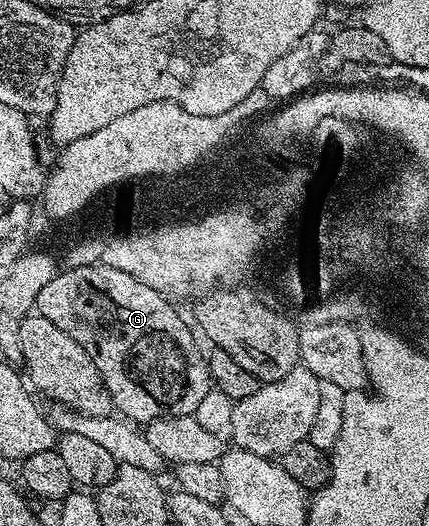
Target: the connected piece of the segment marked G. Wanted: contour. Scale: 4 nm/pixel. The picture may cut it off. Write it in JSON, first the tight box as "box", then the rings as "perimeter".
{"box":[35,264,211,427],"perimeter":[[[99,264],[61,269],[39,291],[35,309],[43,319],[51,319],[59,331],[67,331],[91,355],[91,363],[95,363],[111,395],[114,410],[127,422],[144,427],[160,417],[196,414],[203,395],[209,393],[211,382],[206,354],[197,350],[198,338],[188,329],[179,309],[126,272]]]}

